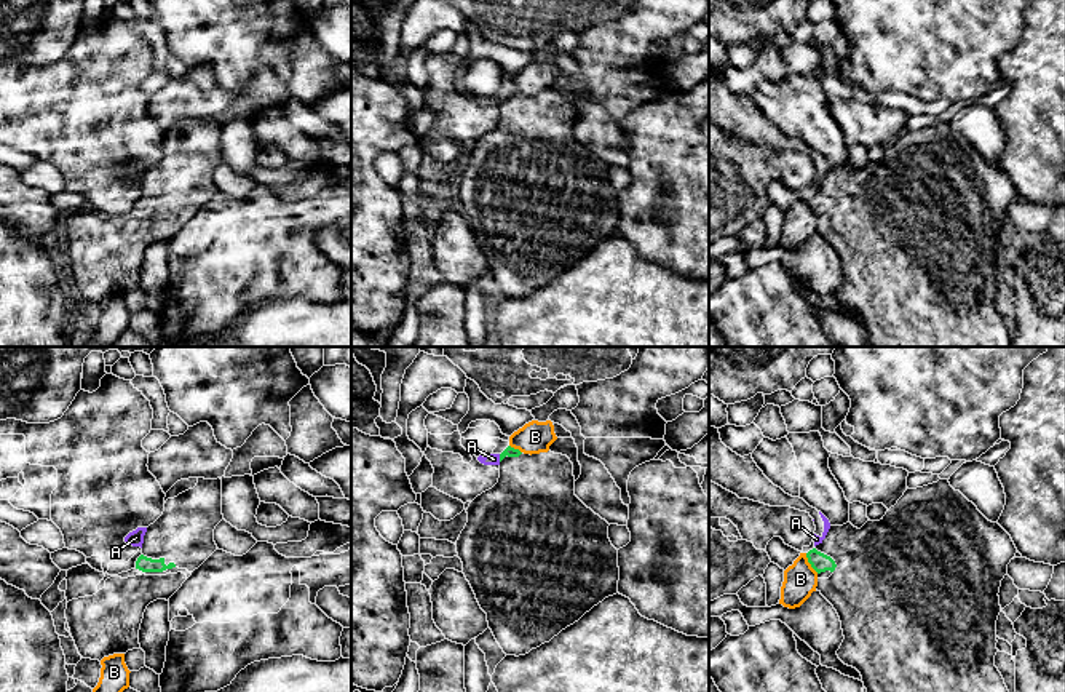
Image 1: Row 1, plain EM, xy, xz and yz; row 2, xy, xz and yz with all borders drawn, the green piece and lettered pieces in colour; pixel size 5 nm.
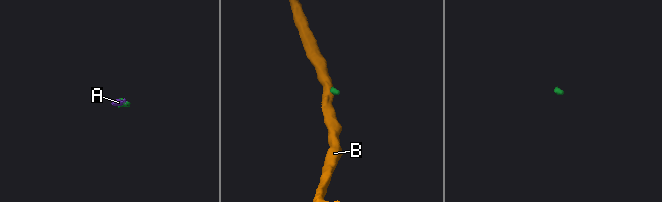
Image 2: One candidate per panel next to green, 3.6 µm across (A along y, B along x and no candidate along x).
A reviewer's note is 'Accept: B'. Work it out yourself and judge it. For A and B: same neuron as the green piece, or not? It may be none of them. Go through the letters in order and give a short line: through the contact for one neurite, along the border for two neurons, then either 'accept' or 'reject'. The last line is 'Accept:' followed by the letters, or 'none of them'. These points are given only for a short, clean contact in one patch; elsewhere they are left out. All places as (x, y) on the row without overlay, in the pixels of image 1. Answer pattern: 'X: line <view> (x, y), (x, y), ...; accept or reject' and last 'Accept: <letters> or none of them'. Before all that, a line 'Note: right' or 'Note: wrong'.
Note: wrong
A: line xz (498, 96), (500, 103); reject
B: line yz (805, 195), (818, 214); reject
Accept: none of them

